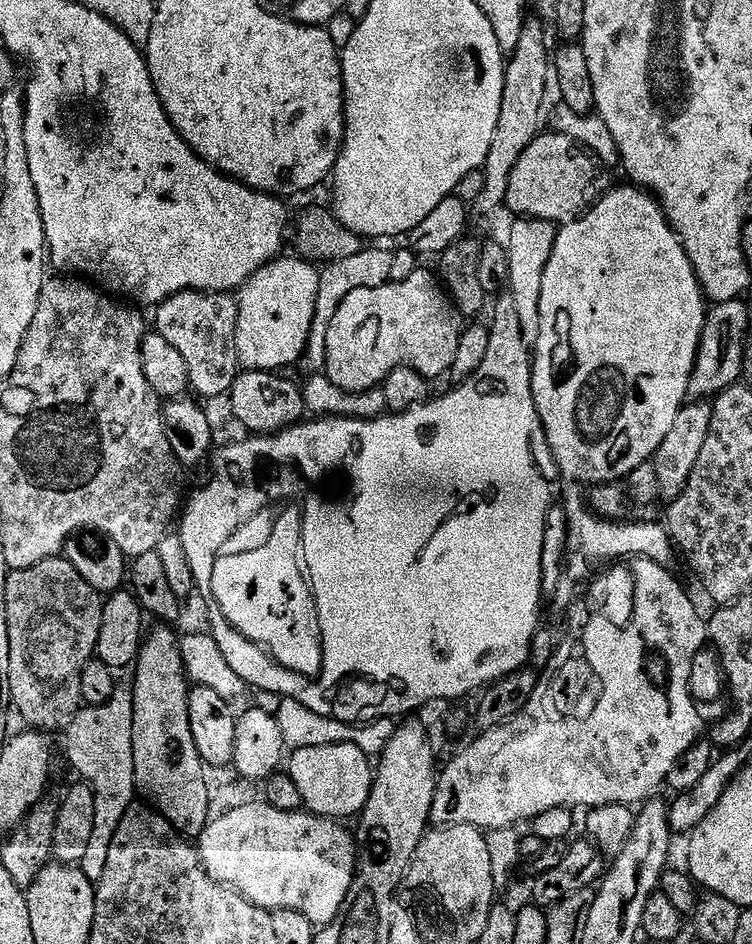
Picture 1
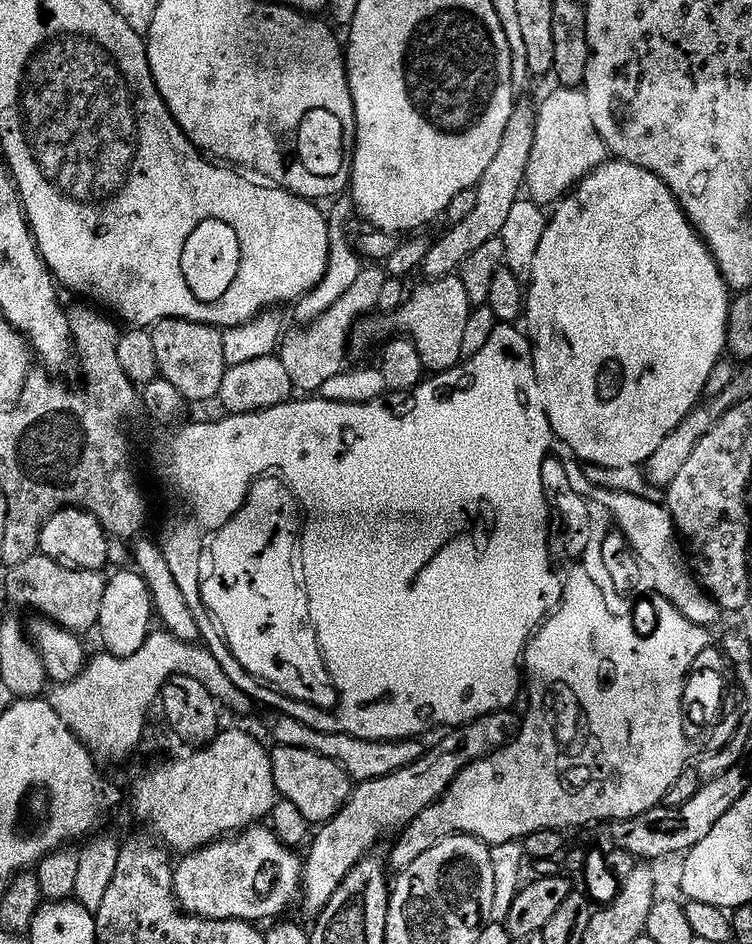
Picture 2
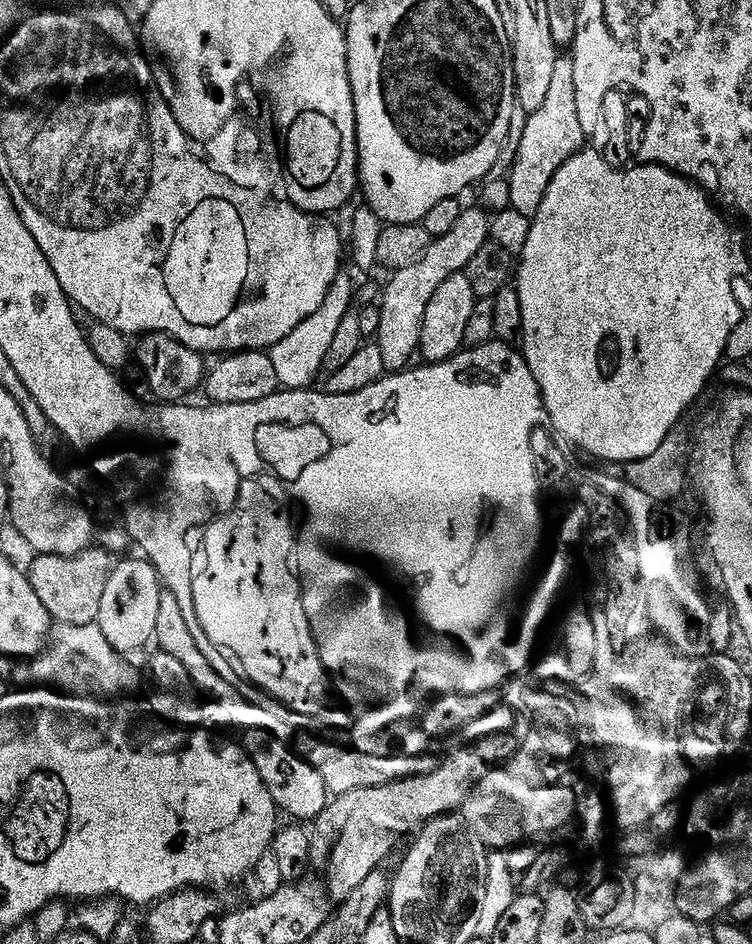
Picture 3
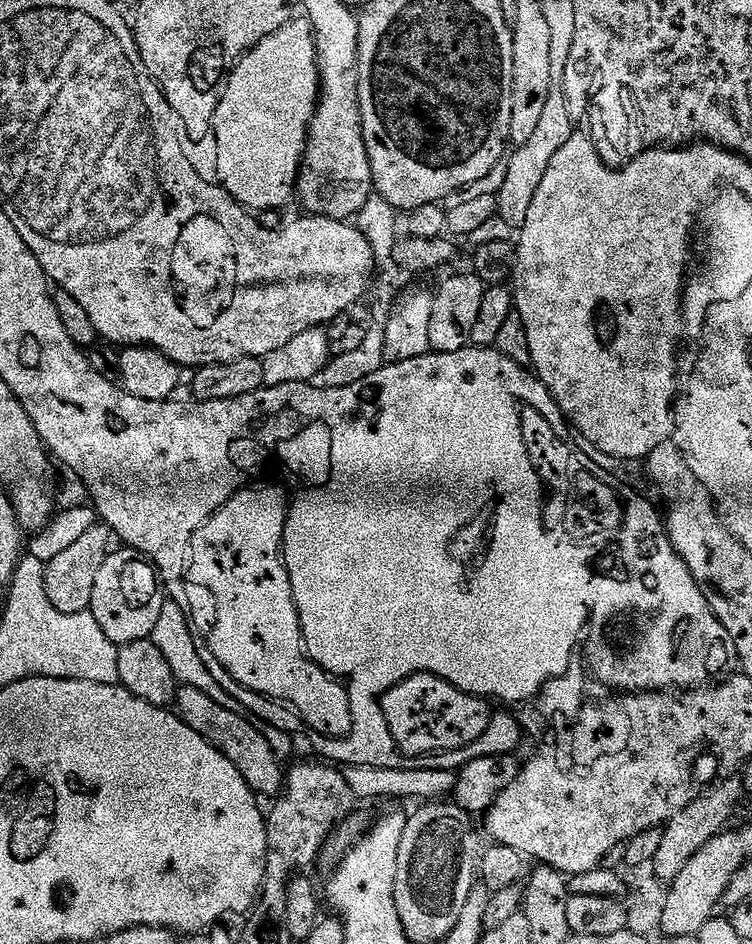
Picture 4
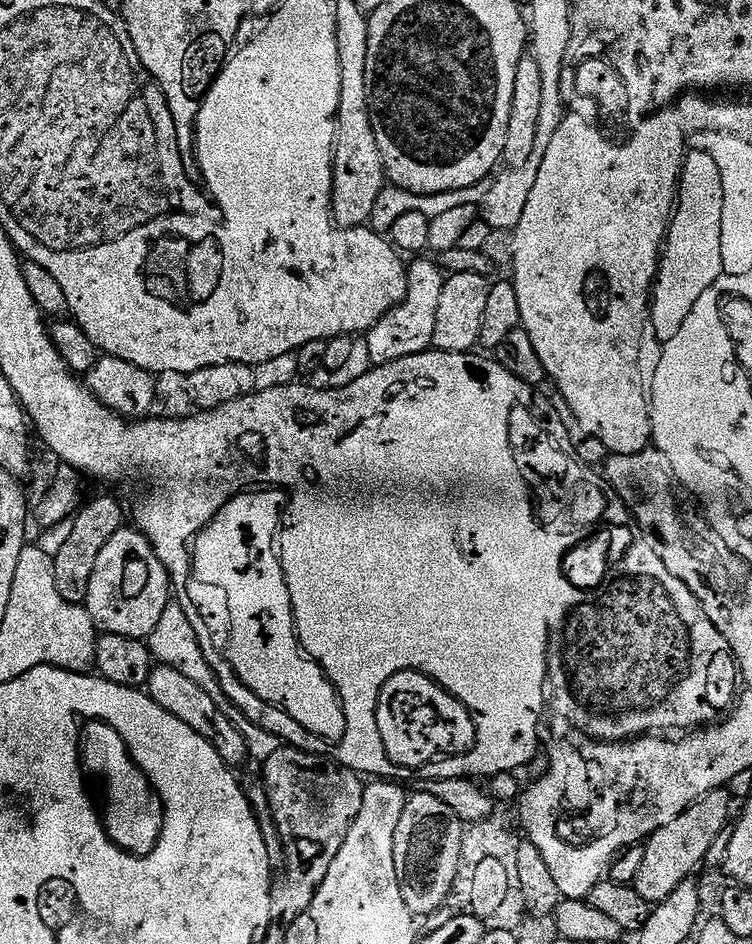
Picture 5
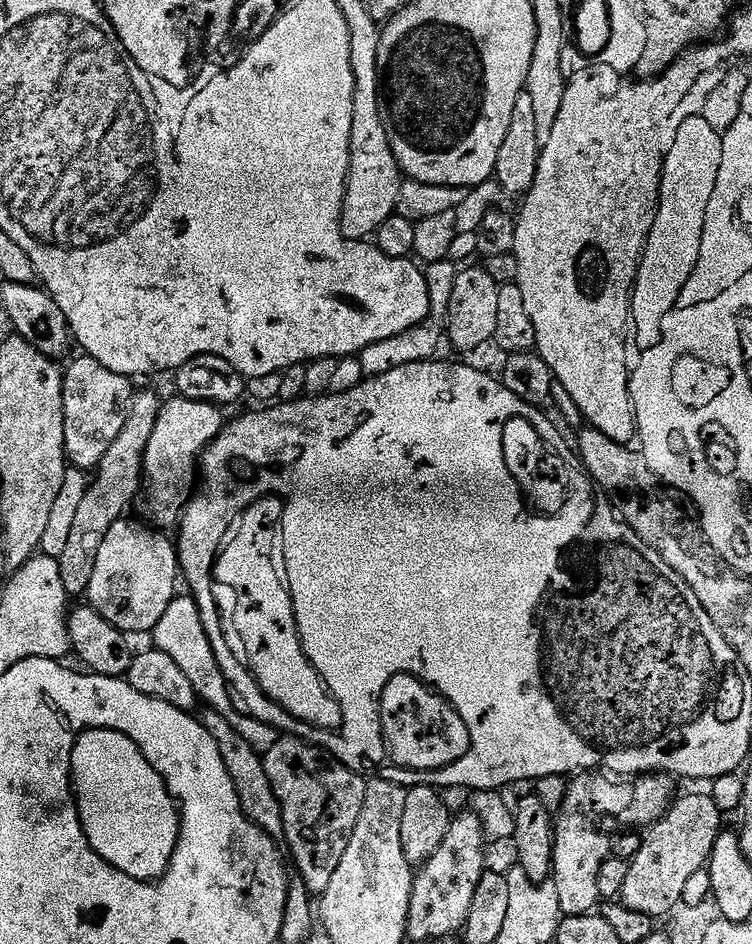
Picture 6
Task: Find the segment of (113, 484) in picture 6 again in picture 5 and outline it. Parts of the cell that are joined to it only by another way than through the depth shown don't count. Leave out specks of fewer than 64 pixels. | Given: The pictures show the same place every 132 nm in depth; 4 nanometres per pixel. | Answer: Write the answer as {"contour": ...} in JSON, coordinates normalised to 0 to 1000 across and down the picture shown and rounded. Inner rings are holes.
{"contour":[[[133,525],[110,535],[97,550],[97,561],[93,570],[82,577],[72,590],[72,618],[77,620],[77,629],[94,640],[112,640],[120,625],[120,612],[125,608],[125,595],[136,587],[136,578],[152,570],[152,566],[166,558],[168,538],[149,525]],[[166,547],[166,551],[165,551]]]}

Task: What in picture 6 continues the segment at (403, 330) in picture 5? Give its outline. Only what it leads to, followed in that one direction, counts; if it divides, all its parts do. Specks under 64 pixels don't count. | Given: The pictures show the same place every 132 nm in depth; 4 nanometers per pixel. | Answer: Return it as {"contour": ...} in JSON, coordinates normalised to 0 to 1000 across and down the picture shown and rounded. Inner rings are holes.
{"contour":[[[600,274],[570,279],[563,287],[568,294],[569,310],[572,311],[573,328],[568,338],[553,346],[537,351],[524,358],[516,358],[509,362],[500,362],[477,374],[476,380],[483,390],[485,399],[507,398],[509,395],[521,394],[532,387],[551,388],[553,383],[572,380],[582,371],[590,358],[593,340],[596,336],[597,320],[604,309],[608,281]]]}

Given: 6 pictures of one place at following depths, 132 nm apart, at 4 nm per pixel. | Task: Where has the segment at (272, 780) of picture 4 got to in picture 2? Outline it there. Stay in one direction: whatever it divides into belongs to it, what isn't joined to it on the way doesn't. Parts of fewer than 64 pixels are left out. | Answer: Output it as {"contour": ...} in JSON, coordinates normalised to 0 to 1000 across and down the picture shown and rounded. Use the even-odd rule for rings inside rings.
{"contour":[[[367,790],[360,793],[360,798],[368,840],[376,846],[391,850],[411,873],[430,875],[460,854],[468,843],[471,827],[449,807],[391,790]]]}

